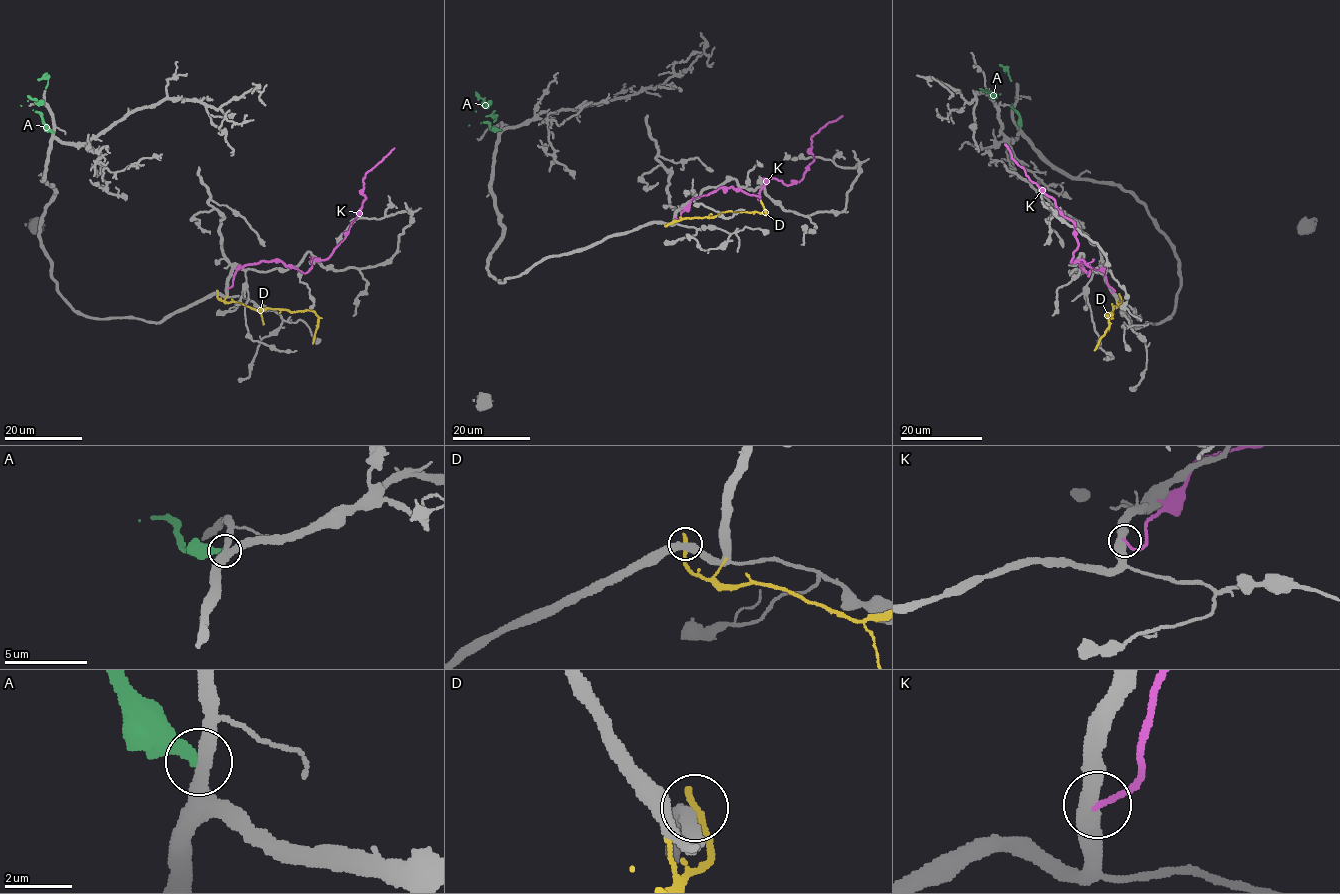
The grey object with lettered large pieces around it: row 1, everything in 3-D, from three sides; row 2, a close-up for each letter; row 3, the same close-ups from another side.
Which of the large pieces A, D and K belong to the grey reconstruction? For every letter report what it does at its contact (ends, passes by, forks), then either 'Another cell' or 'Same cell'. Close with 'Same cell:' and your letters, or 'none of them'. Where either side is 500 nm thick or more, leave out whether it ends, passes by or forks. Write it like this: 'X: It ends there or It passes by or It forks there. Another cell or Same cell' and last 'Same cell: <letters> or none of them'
A: It ends there. Another cell
D: It ends there. Another cell
K: It ends there. Another cell
Same cell: none of them

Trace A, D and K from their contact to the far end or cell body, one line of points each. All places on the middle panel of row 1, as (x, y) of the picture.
A: (500, 130), (492, 130), (485, 122), (485, 107), (494, 121), (492, 114), (494, 110)
D: (665, 225), (691, 218), (713, 217), (727, 211), (766, 214), (760, 200)
K: (675, 217), (721, 187), (760, 197), (770, 179), (798, 182), (814, 160), (811, 137), (842, 115)

